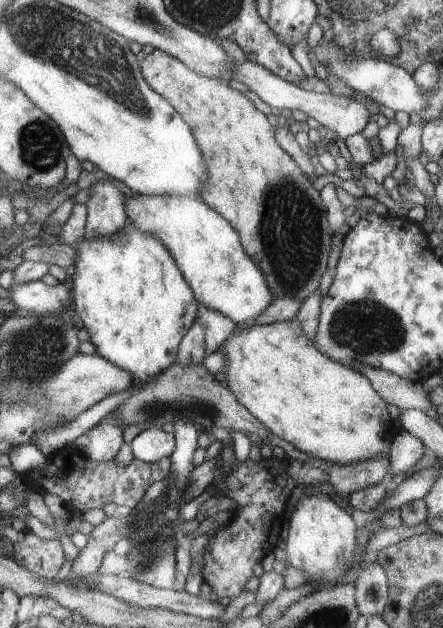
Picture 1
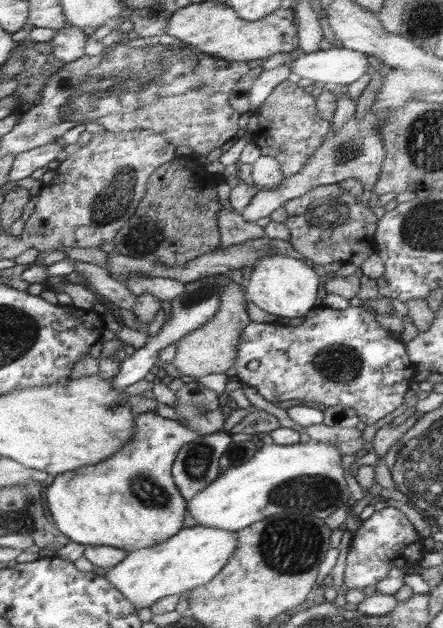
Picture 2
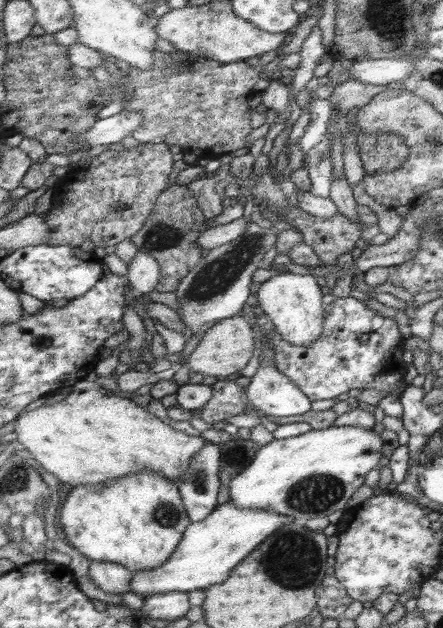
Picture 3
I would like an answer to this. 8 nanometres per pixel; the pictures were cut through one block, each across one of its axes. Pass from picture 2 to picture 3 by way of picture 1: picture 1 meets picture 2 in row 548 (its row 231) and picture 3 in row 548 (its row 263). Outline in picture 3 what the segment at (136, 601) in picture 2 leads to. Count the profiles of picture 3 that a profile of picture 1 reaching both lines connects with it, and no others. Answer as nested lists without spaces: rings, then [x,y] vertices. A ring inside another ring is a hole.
[[[230,501],[218,504],[205,520],[192,520],[179,542],[178,549],[166,565],[135,573],[135,578],[130,583],[131,592],[146,598],[154,594],[189,593],[220,585],[227,581],[232,570],[256,546],[292,521],[294,519],[288,517],[288,514],[276,514],[272,510],[242,510],[240,506],[236,506],[236,502]]]

